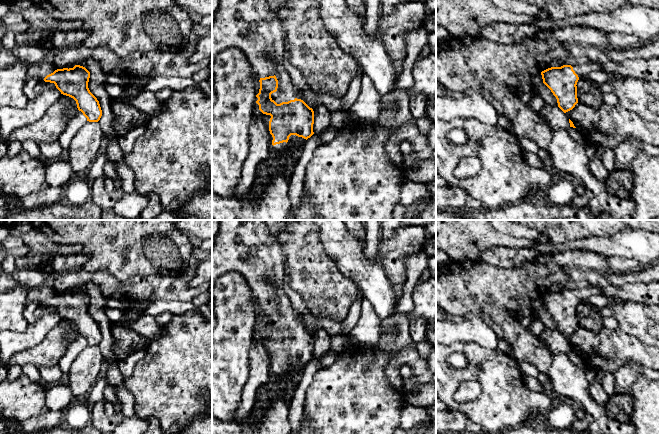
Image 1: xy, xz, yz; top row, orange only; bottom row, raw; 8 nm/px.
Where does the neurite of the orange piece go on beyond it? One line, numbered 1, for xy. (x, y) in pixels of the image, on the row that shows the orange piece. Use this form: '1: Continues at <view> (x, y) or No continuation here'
1: No continuation here

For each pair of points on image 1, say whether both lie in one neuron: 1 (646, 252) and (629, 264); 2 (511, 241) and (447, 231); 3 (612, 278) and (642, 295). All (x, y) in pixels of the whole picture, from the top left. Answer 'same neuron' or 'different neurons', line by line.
1: different neurons
2: same neuron
3: different neurons

